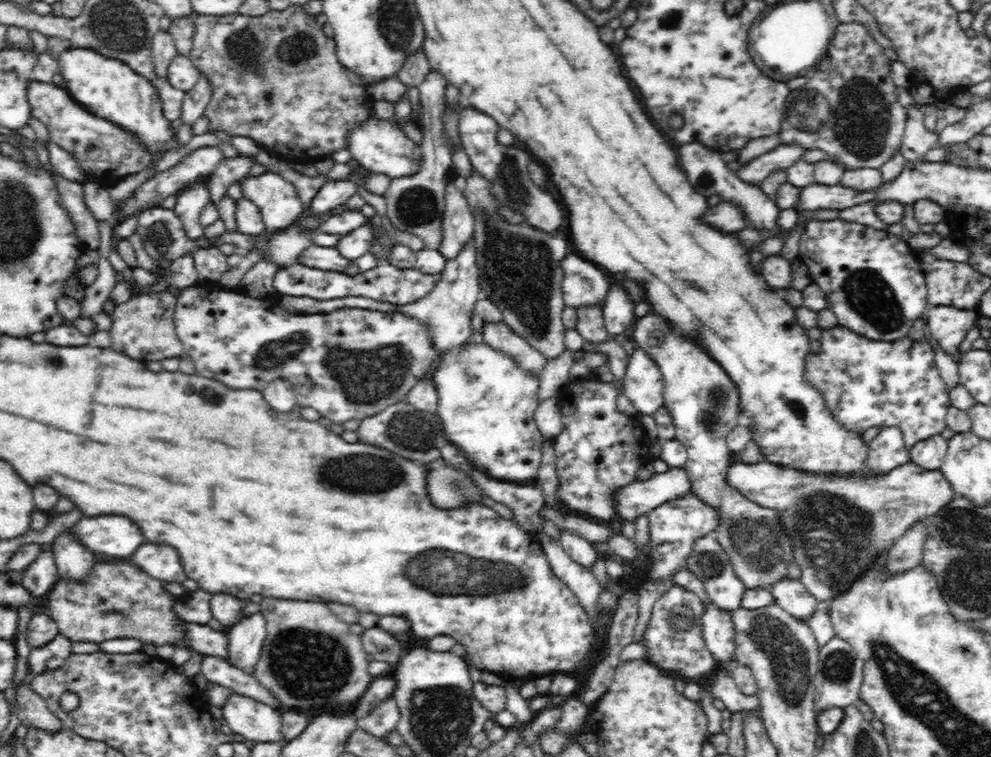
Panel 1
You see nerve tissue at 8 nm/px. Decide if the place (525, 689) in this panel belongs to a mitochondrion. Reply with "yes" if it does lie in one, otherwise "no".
no

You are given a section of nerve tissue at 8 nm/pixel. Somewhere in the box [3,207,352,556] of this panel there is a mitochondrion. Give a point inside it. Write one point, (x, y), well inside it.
(209, 403)

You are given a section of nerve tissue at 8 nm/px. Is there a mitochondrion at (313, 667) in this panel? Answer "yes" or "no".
yes

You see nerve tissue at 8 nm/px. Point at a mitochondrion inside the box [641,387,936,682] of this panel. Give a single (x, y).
(832, 530)

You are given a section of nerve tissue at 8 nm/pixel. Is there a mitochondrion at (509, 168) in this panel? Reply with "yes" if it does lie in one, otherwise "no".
yes

